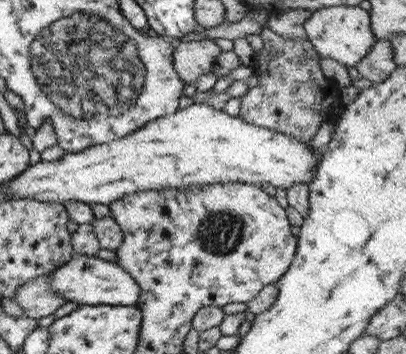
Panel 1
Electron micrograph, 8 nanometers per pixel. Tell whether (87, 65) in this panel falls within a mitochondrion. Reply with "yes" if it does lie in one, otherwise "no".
yes

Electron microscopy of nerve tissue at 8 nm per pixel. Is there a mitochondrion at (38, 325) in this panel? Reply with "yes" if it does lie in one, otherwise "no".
no

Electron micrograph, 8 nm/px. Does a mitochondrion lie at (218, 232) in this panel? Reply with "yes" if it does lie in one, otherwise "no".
yes

